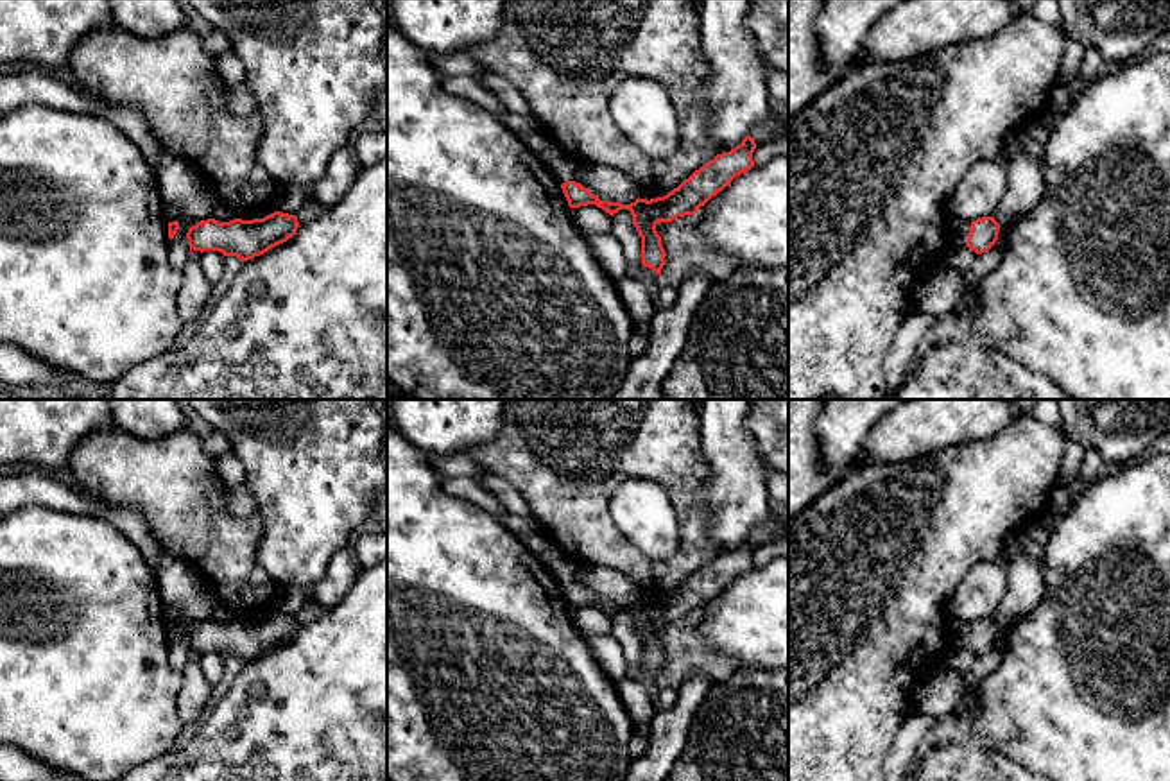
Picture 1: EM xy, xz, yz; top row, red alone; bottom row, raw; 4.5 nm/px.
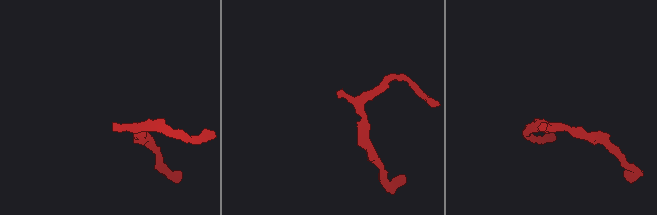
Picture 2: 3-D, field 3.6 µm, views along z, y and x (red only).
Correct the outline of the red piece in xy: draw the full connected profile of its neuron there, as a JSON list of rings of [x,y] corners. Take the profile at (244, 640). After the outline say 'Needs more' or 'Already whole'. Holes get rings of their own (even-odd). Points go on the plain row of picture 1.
[[[274,613],[253,622],[201,622],[188,631],[186,639],[190,652],[219,652],[247,663],[292,639],[297,629],[296,616]]]. Already whole

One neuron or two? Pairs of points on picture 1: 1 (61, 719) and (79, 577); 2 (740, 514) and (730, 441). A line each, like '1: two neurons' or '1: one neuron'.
1: one neuron
2: one neuron

